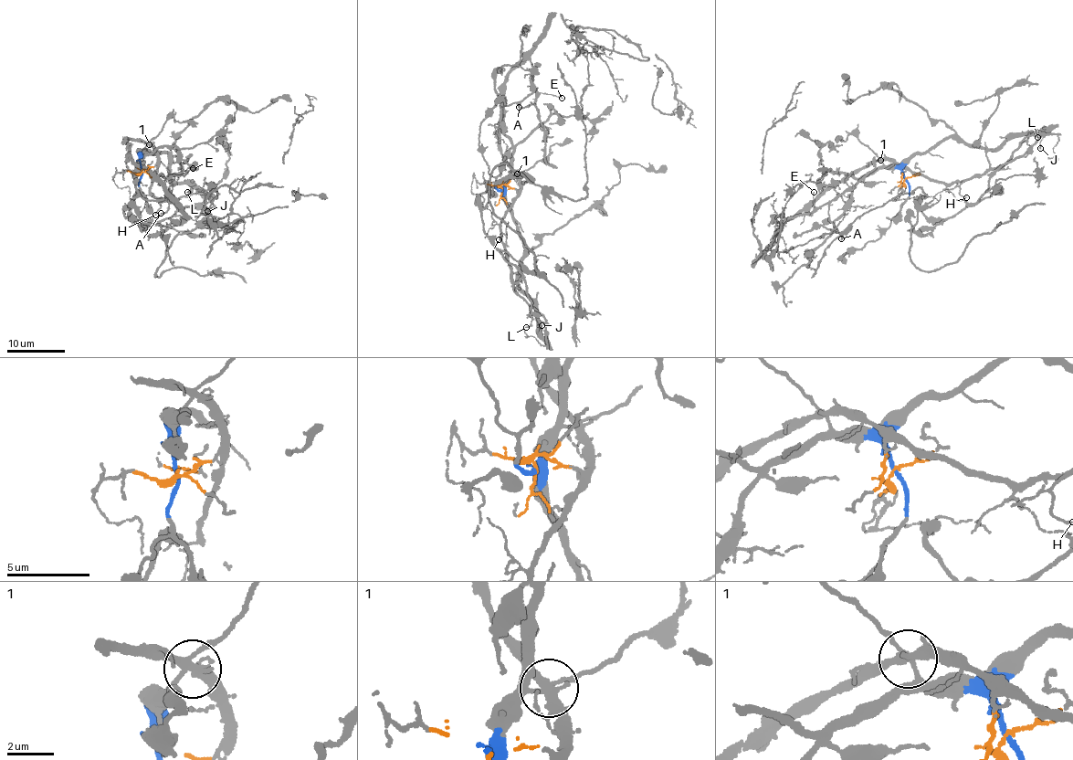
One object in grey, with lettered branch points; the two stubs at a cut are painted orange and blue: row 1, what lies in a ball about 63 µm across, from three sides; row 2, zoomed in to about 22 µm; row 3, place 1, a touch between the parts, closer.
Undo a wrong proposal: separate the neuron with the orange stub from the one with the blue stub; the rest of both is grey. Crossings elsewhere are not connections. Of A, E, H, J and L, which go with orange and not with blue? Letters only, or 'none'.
A, E, H, J, L

